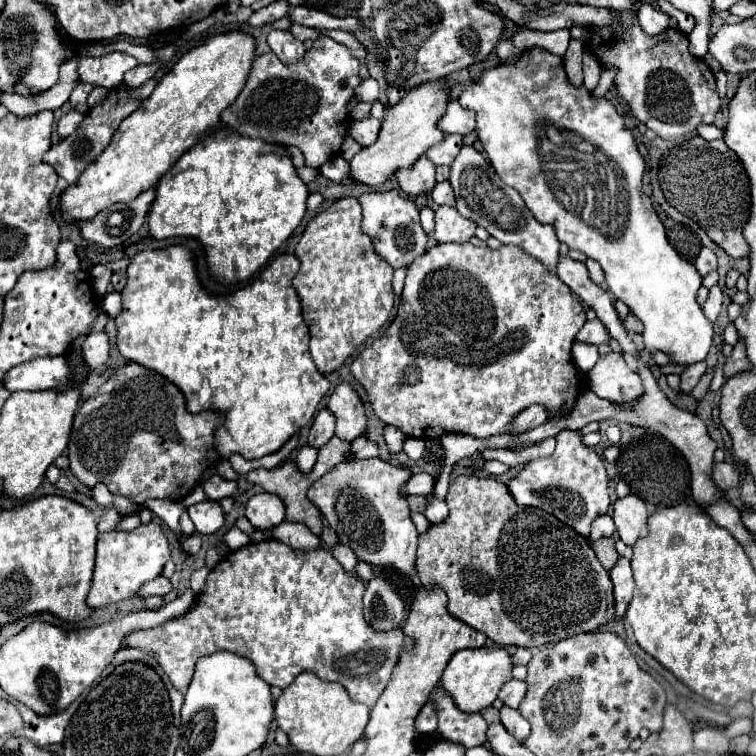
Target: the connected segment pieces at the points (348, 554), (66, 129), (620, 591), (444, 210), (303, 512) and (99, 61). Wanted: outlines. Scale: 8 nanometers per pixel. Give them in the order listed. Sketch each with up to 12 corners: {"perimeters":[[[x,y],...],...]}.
{"perimeters":[[[337,544],[331,556],[347,570],[353,572],[357,564],[355,552],[349,546]],[[67,112],[57,126],[61,138],[67,138],[83,122],[81,112]],[[627,558],[609,570],[615,588],[615,616],[623,618],[635,582]],[[457,208],[435,212],[437,242],[469,242],[477,224]],[[295,460],[249,472],[251,484],[277,494],[287,522],[321,532],[321,514],[307,490],[333,466],[303,474]],[[125,52],[73,56],[79,82],[117,88],[137,66]]]}

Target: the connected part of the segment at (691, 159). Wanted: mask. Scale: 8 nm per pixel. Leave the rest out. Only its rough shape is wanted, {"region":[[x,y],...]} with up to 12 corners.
{"region":[[701,136],[659,164],[665,198],[733,258],[749,258],[749,176]]}

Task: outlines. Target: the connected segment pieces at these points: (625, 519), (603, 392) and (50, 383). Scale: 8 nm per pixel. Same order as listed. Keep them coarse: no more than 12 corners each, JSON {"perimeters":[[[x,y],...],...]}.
{"perimeters":[[[635,494],[613,502],[619,538],[635,544],[647,534],[647,508]],[[609,352],[589,372],[591,390],[611,402],[643,394],[639,374],[621,352]],[[43,356],[11,368],[9,392],[65,388],[73,380],[65,356]]]}

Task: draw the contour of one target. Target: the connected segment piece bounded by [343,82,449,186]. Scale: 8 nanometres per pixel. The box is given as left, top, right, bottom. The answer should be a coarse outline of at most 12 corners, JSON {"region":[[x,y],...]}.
{"region":[[427,82],[385,112],[345,184],[377,186],[443,140],[449,94]]}

